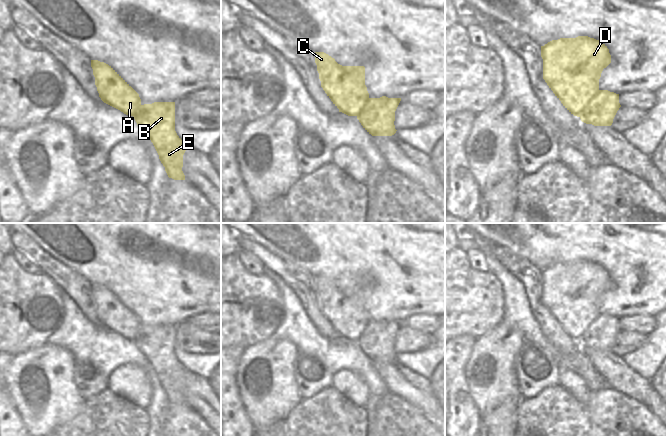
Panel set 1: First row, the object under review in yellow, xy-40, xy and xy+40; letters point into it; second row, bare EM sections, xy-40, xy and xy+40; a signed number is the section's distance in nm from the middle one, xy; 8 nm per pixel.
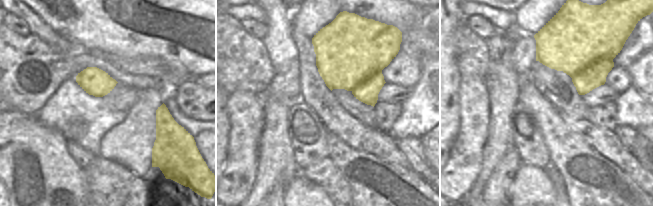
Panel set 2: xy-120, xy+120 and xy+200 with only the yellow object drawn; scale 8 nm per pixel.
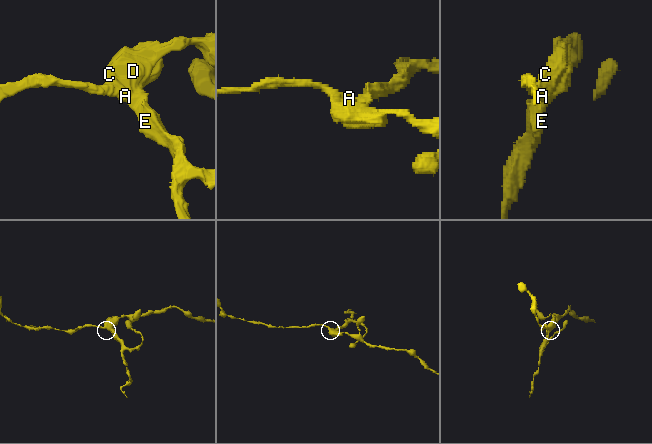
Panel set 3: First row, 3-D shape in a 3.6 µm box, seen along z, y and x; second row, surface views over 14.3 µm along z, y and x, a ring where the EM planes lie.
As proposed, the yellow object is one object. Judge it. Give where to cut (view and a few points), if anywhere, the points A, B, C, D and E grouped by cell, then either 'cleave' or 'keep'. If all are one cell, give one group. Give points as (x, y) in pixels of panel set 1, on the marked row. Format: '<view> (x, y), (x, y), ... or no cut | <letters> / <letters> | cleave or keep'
xy+40 (599, 90), (578, 116) | A C D / B E | cleave

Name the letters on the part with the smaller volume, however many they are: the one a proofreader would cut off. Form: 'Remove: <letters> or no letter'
Remove: B, E

